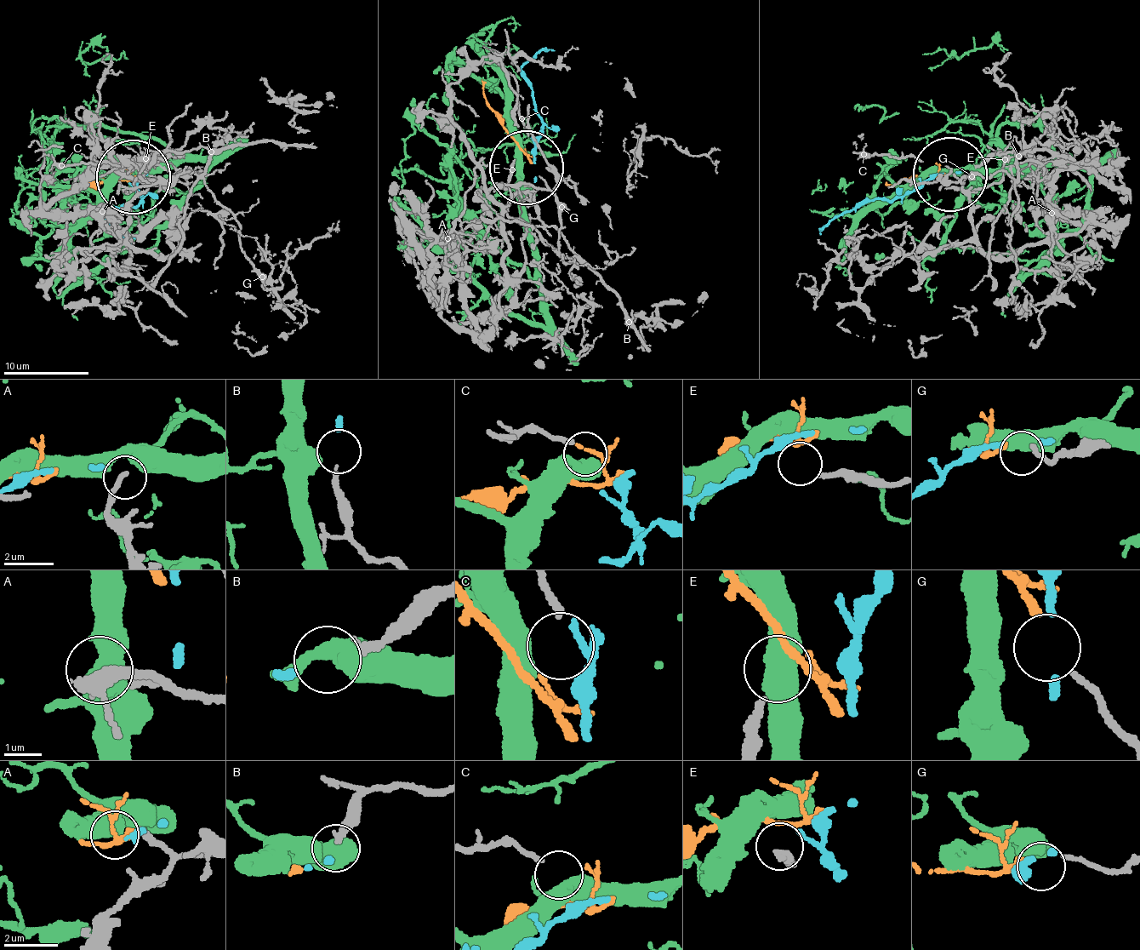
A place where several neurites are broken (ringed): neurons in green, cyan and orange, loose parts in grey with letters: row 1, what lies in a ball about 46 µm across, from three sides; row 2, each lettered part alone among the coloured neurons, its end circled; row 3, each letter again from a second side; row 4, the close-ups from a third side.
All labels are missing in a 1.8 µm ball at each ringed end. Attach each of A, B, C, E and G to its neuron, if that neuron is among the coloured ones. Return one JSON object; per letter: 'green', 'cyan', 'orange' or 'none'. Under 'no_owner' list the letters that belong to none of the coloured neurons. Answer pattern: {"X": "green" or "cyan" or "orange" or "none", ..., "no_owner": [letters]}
{"A": "none", "B": "cyan", "C": "none", "E": "none", "G": "orange", "no_owner": ["A", "C", "E"]}

